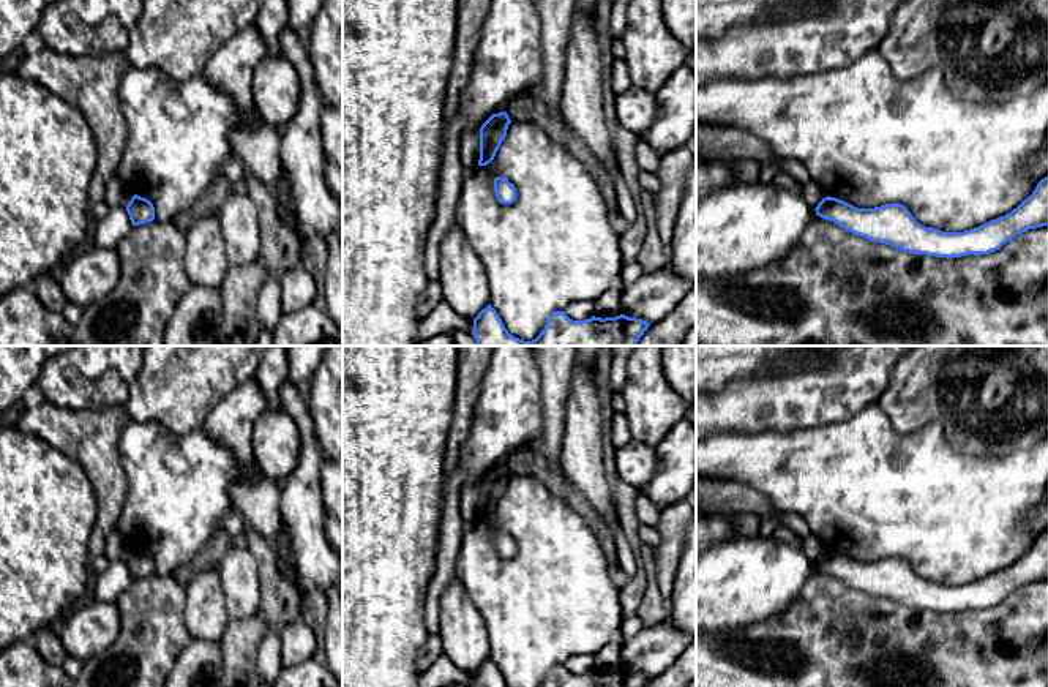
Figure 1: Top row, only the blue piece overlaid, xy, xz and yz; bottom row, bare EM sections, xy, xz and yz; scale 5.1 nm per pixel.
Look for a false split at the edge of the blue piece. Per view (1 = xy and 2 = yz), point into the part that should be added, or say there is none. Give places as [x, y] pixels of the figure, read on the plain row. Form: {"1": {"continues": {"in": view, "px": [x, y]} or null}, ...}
{"1": {"continues": null}, "2": {"continues": null}}

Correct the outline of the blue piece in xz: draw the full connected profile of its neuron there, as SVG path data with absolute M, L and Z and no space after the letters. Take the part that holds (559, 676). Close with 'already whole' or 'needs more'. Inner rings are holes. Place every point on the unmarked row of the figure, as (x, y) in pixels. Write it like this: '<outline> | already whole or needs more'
M554 665L541 687L644 687L649 676L625 668L616 671L595 671L573 674L565 665Z | already whole

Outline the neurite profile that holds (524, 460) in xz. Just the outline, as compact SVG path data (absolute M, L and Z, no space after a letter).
M524 444L513 449L505 456L505 466L511 475L530 475L543 482L552 496L567 502L586 520L587 526L595 532L608 562L612 564L617 561L614 535L608 523L601 520L601 515L563 472L540 455L533 445Z

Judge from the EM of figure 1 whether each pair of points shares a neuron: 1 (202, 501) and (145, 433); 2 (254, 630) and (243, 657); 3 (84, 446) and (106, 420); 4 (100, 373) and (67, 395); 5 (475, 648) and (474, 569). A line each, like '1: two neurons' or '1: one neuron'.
1: one neuron
2: one neuron
3: one neuron
4: one neuron
5: two neurons

